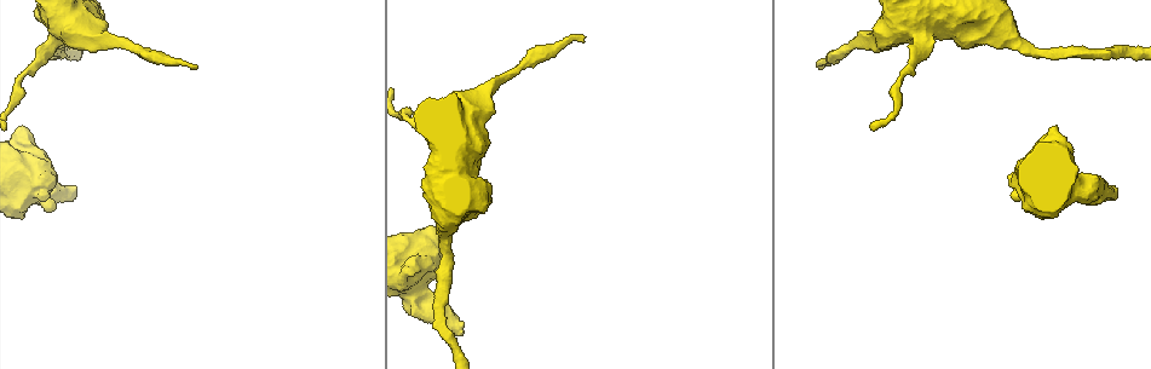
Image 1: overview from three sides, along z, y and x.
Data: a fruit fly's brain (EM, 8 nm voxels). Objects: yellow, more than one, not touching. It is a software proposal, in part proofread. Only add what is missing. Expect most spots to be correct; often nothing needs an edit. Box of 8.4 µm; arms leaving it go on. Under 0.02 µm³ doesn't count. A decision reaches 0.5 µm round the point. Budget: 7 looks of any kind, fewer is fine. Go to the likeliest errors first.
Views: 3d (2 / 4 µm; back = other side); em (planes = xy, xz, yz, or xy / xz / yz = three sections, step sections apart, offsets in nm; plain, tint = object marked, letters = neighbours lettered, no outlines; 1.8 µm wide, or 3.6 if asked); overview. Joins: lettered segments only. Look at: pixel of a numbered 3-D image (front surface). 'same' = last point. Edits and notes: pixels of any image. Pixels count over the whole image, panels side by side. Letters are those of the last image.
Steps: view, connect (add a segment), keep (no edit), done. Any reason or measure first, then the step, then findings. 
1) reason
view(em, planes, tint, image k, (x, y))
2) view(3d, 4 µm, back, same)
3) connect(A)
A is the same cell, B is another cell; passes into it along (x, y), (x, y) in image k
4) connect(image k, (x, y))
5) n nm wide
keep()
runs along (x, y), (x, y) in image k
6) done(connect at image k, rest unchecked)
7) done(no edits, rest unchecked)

thick end
view(em, planes, letters, image 1, (72, 199))

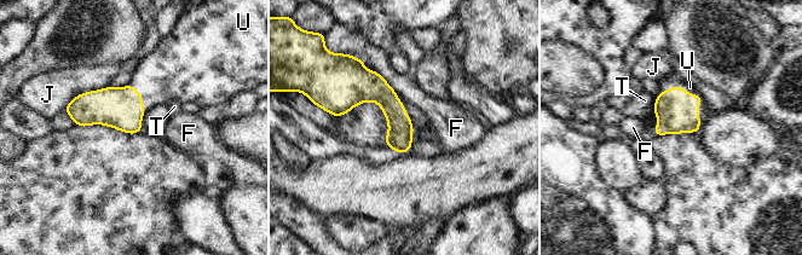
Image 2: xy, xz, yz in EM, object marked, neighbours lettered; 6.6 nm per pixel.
connect(U)
U is the same cell, F, J and T are other cells; passes into it along (678, 110), (678, 86), (673, 79) in image 2; it goes on there

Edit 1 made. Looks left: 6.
view(3d, 4 µm, image 1, (52, 211))

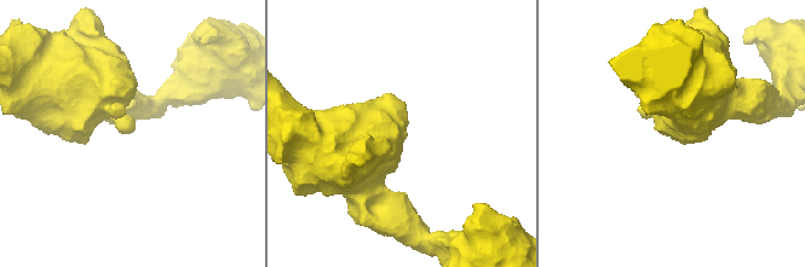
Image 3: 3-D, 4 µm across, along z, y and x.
view(em, 3.6 µm, planes, tint, image 3, (127, 131))

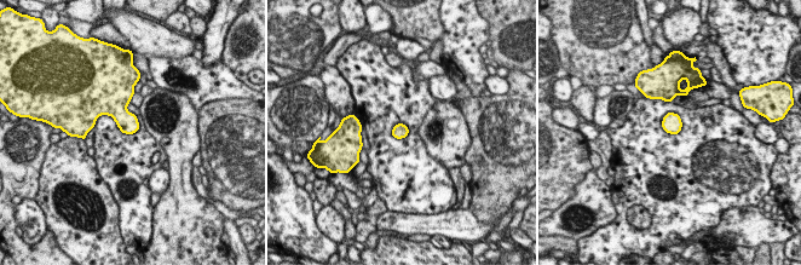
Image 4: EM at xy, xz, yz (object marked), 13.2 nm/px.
view(em, 3.6 µm, planes, letters, same)

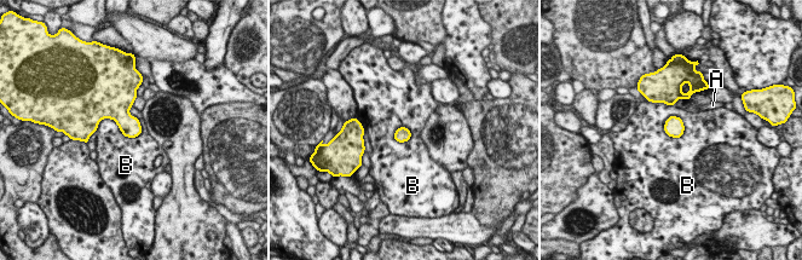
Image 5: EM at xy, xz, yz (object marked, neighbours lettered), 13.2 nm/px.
keep()
A and B are other cells; border along (143, 128), (94, 131) in image 5; no lettered segment goes on from it

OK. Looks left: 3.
an open end
view(em, 3.6 µm, planes, letters, image 1, (481, 213))

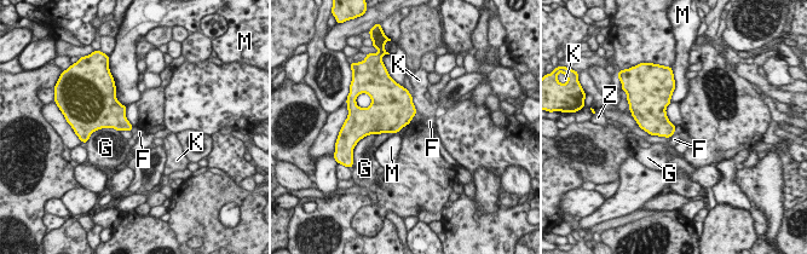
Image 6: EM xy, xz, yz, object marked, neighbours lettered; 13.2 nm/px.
keep()
F, G, K, M and Z are other cells; no lettered segment goes on from it

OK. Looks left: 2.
done(connect at image 2, rest unchecked)

